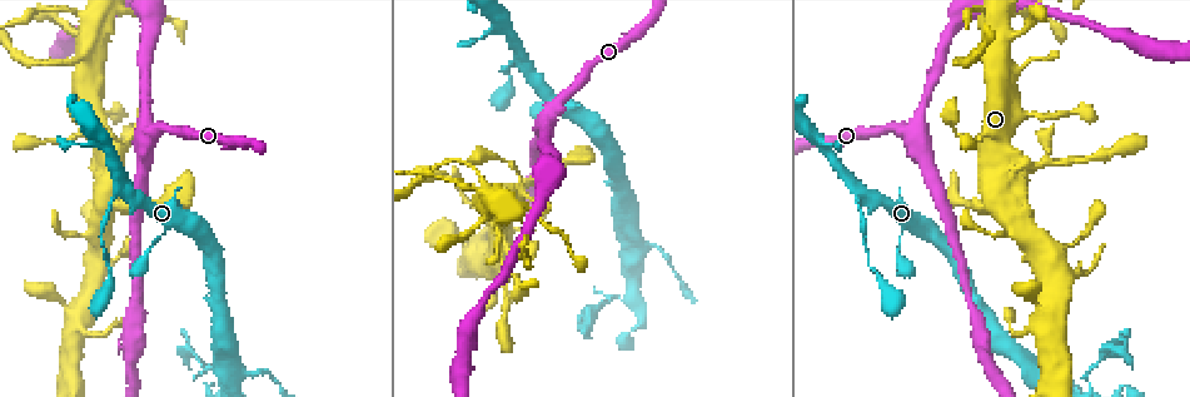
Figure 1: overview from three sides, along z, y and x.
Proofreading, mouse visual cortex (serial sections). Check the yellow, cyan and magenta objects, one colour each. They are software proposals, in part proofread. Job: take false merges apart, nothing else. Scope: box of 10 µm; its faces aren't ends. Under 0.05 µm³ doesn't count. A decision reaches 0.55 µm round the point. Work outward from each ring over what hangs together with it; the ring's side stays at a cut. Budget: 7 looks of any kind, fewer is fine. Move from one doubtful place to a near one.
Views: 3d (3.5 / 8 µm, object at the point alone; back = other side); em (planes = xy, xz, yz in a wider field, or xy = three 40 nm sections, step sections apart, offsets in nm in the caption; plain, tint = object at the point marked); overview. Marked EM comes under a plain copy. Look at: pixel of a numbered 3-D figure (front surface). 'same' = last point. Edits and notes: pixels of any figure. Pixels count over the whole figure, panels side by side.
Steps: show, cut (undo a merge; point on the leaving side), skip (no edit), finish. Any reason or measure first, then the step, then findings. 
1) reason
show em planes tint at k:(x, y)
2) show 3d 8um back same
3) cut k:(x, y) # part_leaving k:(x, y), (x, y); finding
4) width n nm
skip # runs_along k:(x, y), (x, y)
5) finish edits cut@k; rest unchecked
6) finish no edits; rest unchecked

sharp bend
show 3d 8um at 1:(149, 132)

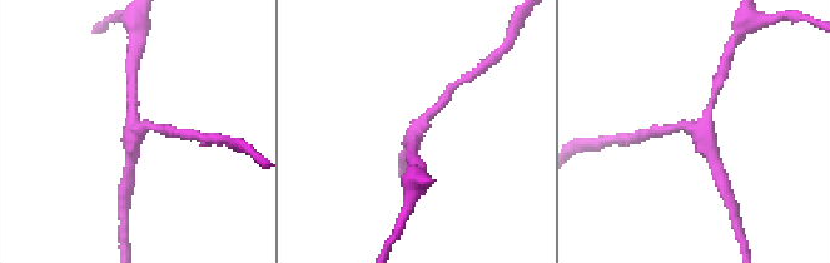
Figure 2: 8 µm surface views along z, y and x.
arms 3; arm_widths 200, 250, 400 nm
show em xy step 5 tint same

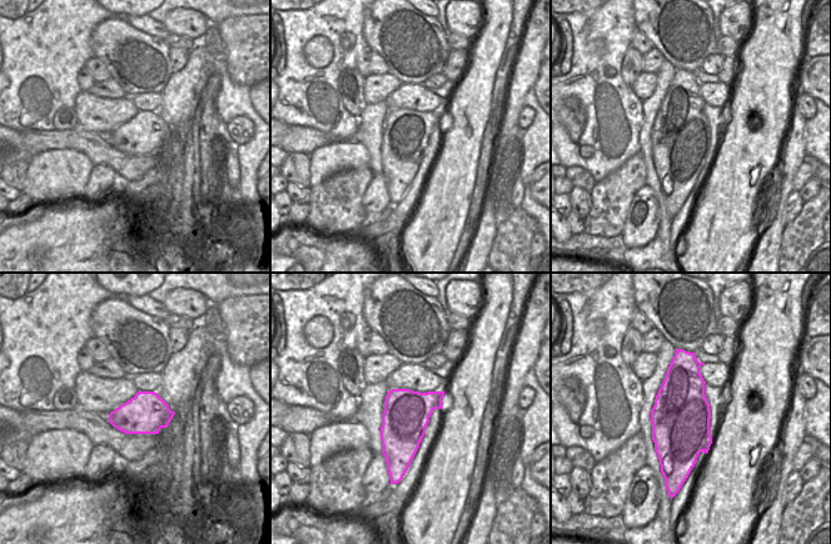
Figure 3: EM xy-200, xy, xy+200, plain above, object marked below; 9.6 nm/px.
skip # runs_along 2:(675, 128), (705, 127), (714, 93); one cell here

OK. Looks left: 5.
show 3d 3.5um at 1:(524, 68)

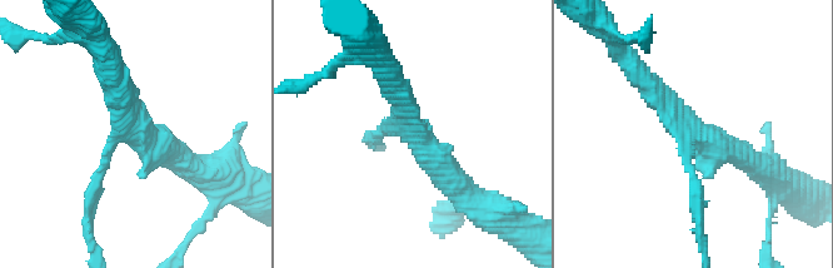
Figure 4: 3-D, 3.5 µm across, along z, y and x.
need the tissue
show em xy step 3 tint at 4:(130, 136)

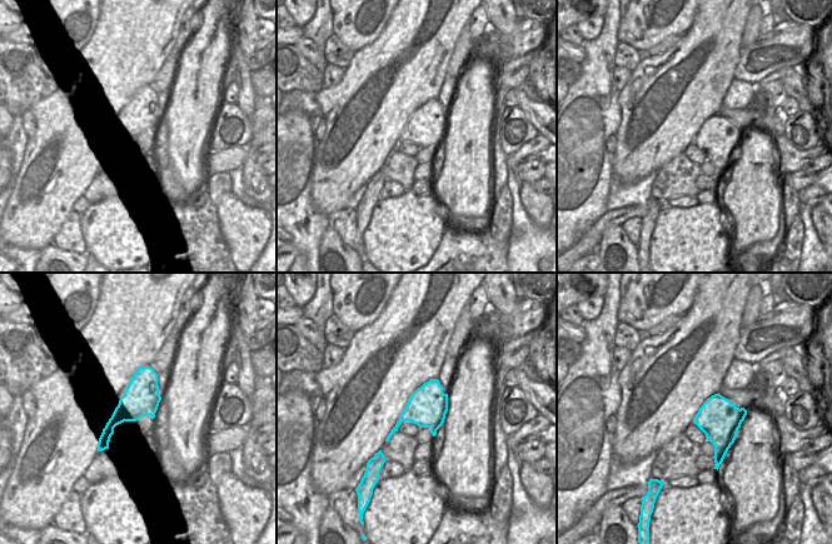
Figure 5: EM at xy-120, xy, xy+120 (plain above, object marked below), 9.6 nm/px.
show em xy step 2 tint same

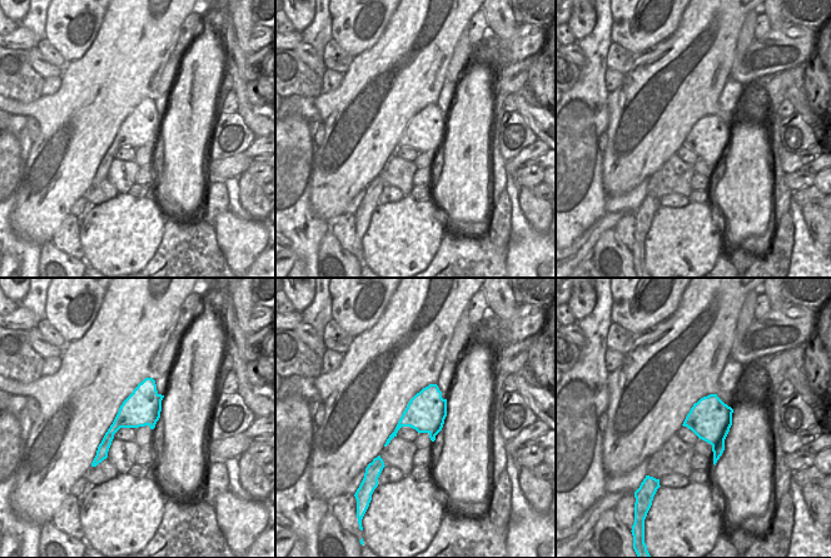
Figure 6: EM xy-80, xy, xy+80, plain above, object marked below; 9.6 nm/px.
width 380 nm
skip # runs_along 4:(751, 162), (696, 138), (642, 77); all the same cell

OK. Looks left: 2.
thin arm on a thick one
show 3d 3.5um at 1:(1047, 255)

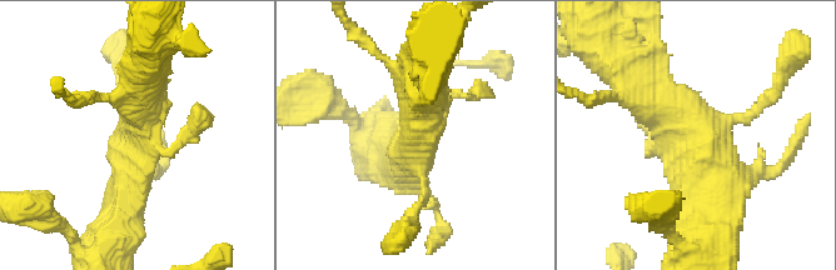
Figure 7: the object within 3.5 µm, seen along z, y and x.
need the tissue
show em xy step 2 tint at 7:(694, 136)

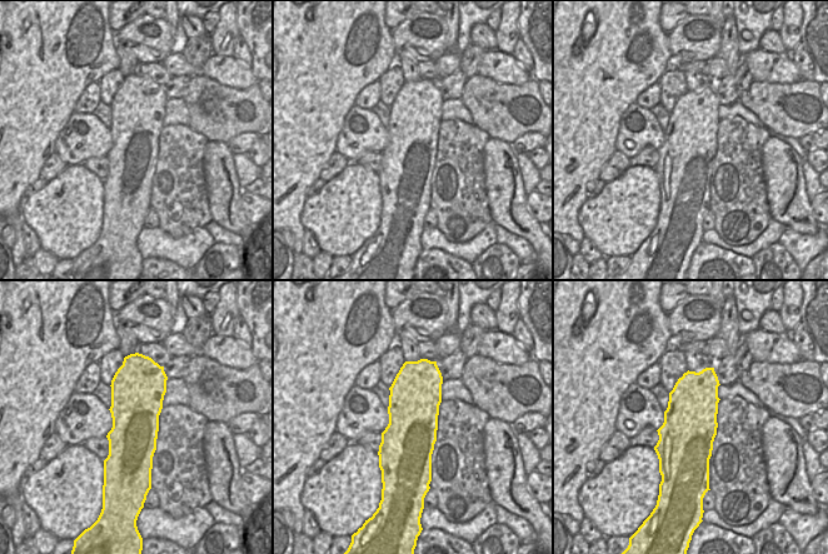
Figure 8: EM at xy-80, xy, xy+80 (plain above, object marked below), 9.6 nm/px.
skip # continuous, no second cell

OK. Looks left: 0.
finish no edits; rest unchecked

